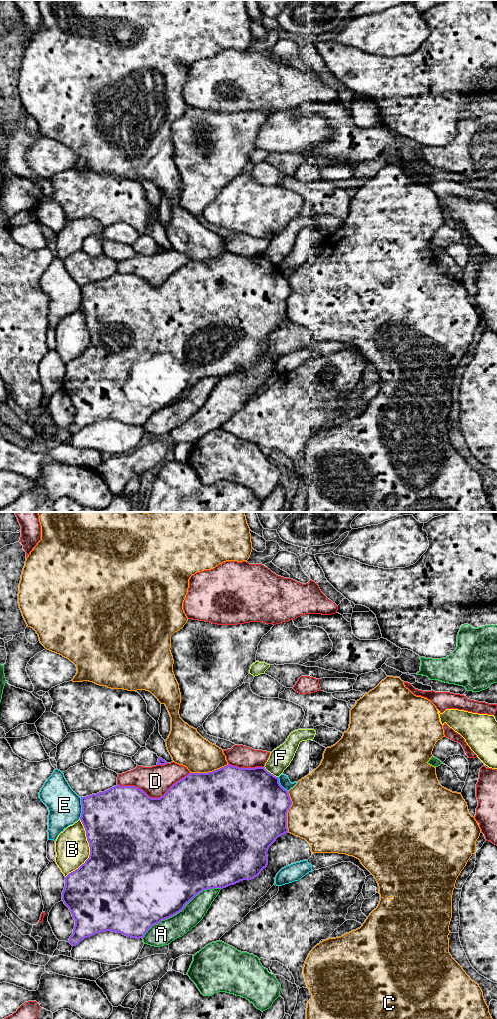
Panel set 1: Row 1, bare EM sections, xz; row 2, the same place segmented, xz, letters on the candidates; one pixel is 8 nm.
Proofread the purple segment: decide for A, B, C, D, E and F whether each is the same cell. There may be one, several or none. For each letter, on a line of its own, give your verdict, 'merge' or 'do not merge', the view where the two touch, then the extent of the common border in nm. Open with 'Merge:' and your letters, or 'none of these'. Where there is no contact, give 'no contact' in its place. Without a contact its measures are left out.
Merge: none of these
A: do not merge; contact in xz; length 750 nm
B: do not merge; contact in xz; length 480 nm
C: do not merge; contact in xz; length 320 nm
D: do not merge; contact in xz; length 600 nm
E: do not merge; contact in xz; length 180 nm
F: do not merge; contact in xz; length 140 nm

